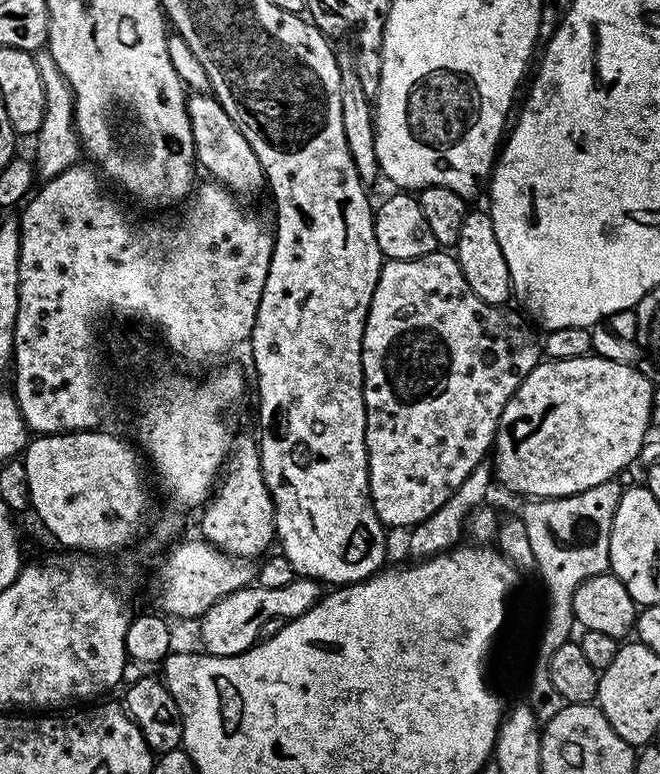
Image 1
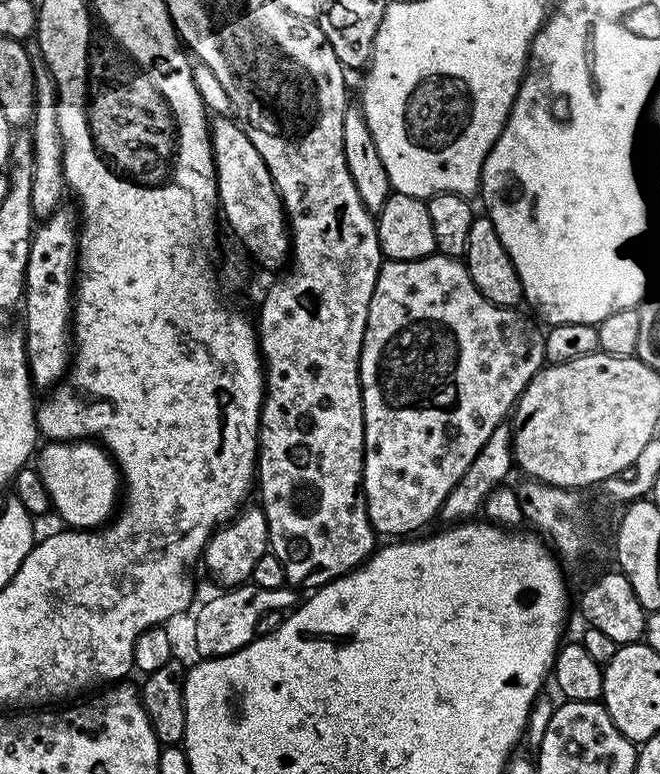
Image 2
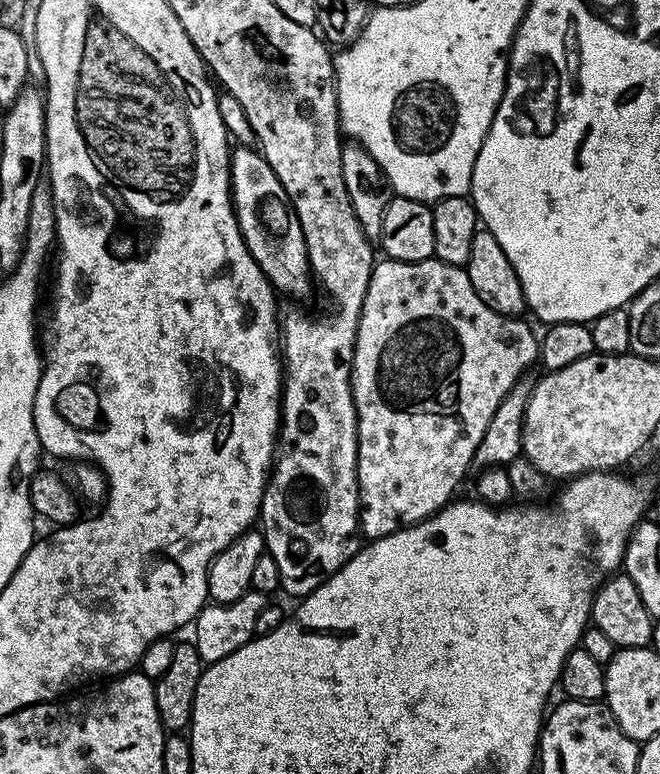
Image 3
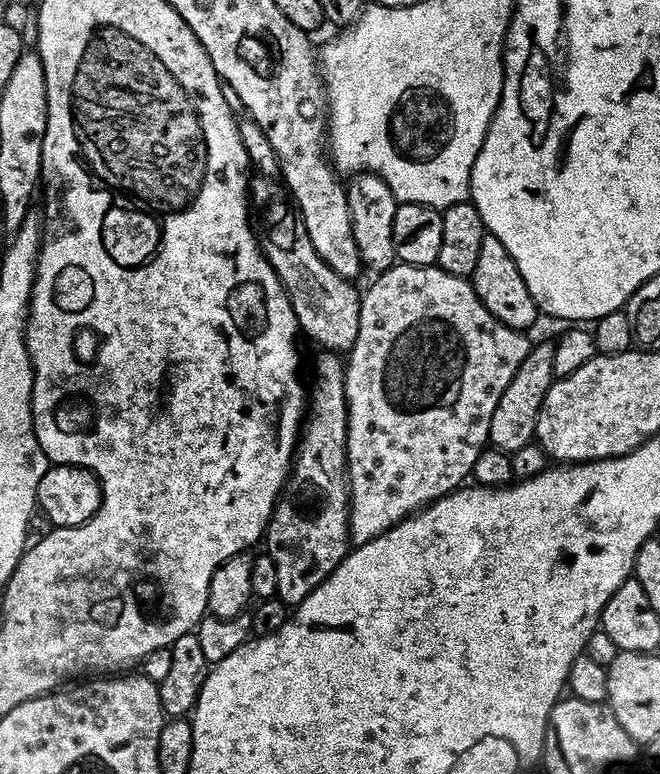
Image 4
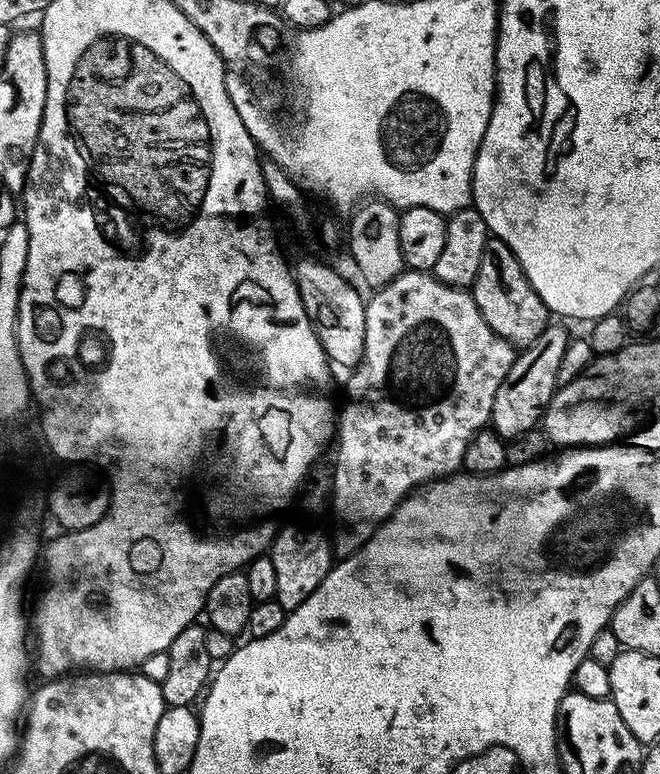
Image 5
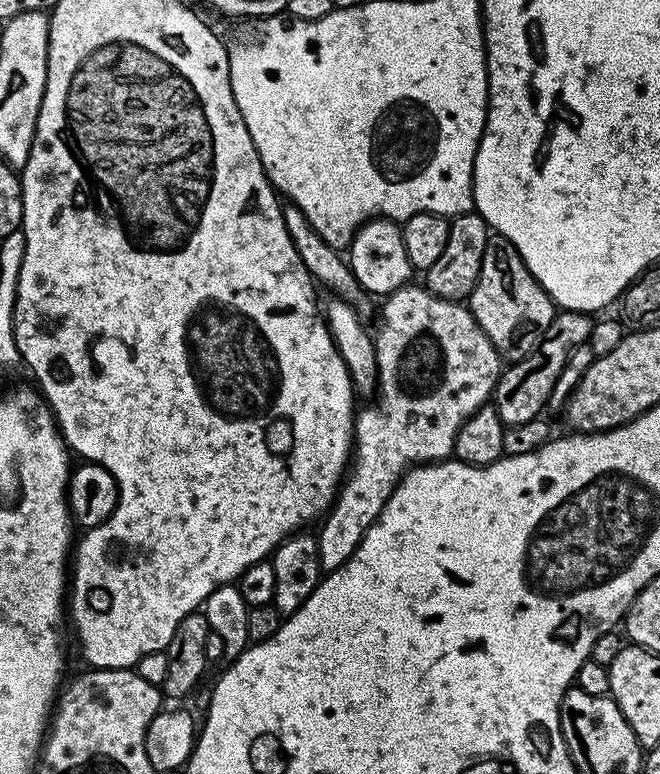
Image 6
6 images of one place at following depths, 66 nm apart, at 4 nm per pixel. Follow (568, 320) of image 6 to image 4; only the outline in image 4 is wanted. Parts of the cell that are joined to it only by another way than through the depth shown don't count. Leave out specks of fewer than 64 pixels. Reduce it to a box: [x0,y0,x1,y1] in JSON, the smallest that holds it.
[488,339,555,453]

